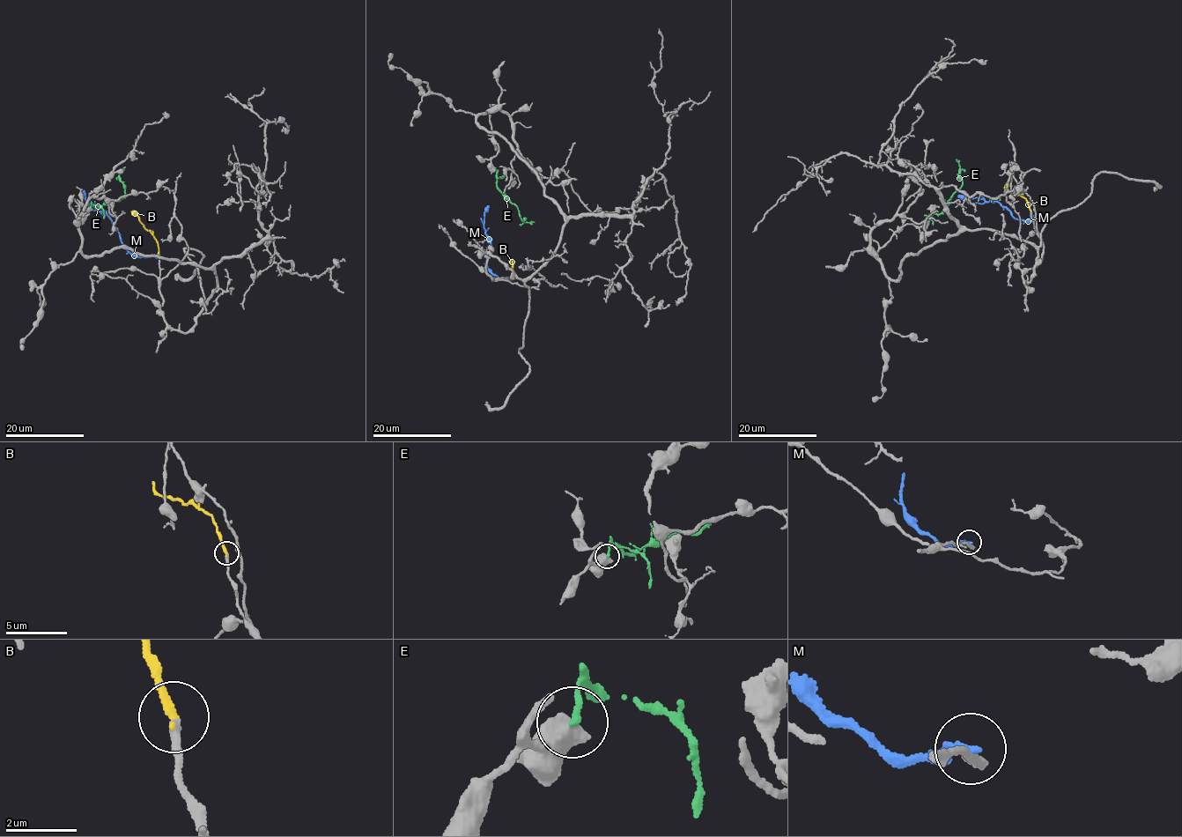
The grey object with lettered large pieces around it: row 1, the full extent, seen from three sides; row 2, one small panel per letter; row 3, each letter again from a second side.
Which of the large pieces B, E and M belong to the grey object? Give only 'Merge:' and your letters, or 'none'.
Merge: B

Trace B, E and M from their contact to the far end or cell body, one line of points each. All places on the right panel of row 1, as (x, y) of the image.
B: (1030, 211), (1027, 200), (1009, 192), (1007, 184)
E: (925, 222), (927, 216), (942, 213), (953, 194), (961, 187), (963, 180), (958, 174), (959, 166), (956, 159)
M: (1030, 215), (1033, 216), (1027, 221), (1017, 219), (997, 201), (970, 203), (957, 196)

